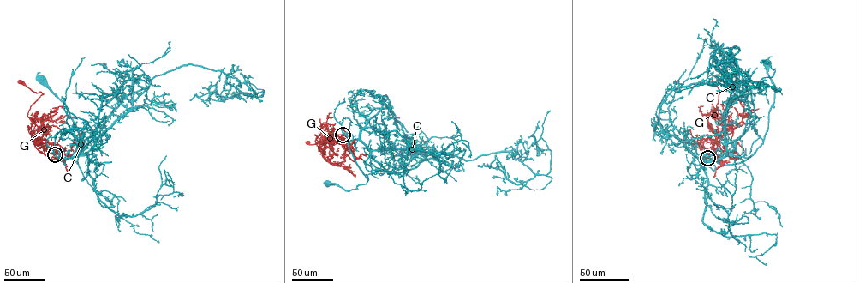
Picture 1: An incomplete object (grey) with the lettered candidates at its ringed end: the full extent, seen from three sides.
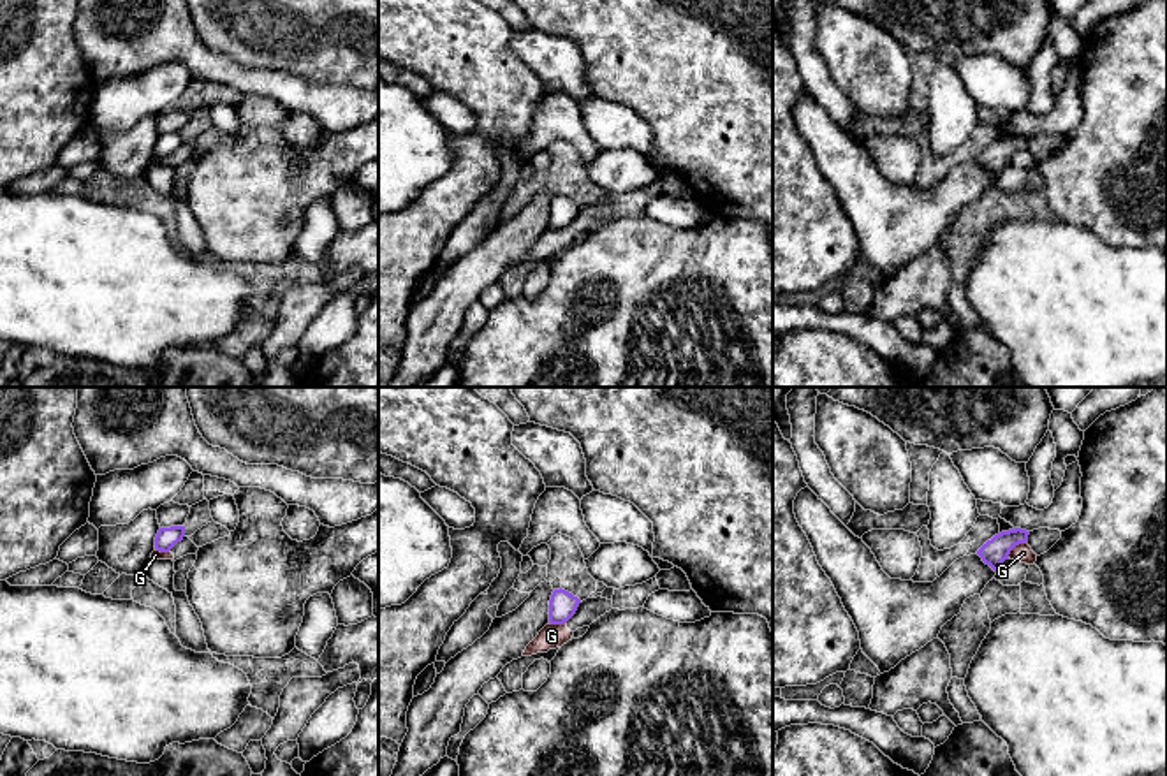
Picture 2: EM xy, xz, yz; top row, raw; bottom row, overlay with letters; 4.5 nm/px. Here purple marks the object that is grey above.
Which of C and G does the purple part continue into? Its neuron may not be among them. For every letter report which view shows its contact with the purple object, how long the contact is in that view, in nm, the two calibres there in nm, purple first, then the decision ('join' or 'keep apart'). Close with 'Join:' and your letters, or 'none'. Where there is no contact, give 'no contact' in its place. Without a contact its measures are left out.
C: no contact | keep apart
G: yz | 110 nm | 120/90 nm | keep apart
Join: none

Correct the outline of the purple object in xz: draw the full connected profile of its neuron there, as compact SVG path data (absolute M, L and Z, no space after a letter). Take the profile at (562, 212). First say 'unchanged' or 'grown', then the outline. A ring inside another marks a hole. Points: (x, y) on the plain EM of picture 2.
unchanged; M554 195L549 206L549 229L563 231L577 216L581 206L565 195Z

